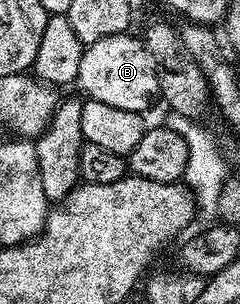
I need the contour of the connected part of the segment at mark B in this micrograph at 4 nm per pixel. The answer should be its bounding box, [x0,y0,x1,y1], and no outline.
[78,33,158,112]

